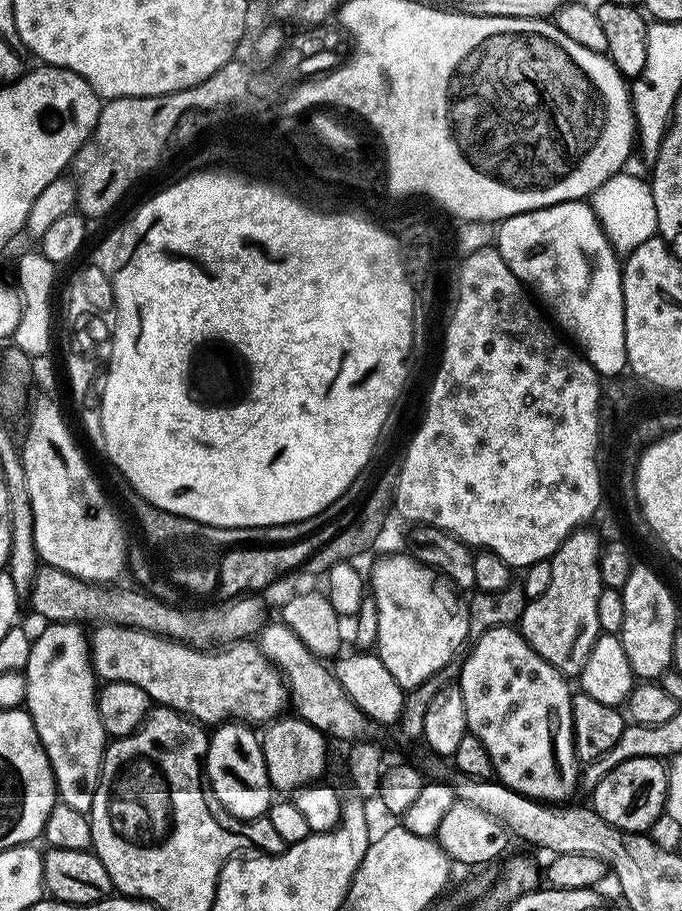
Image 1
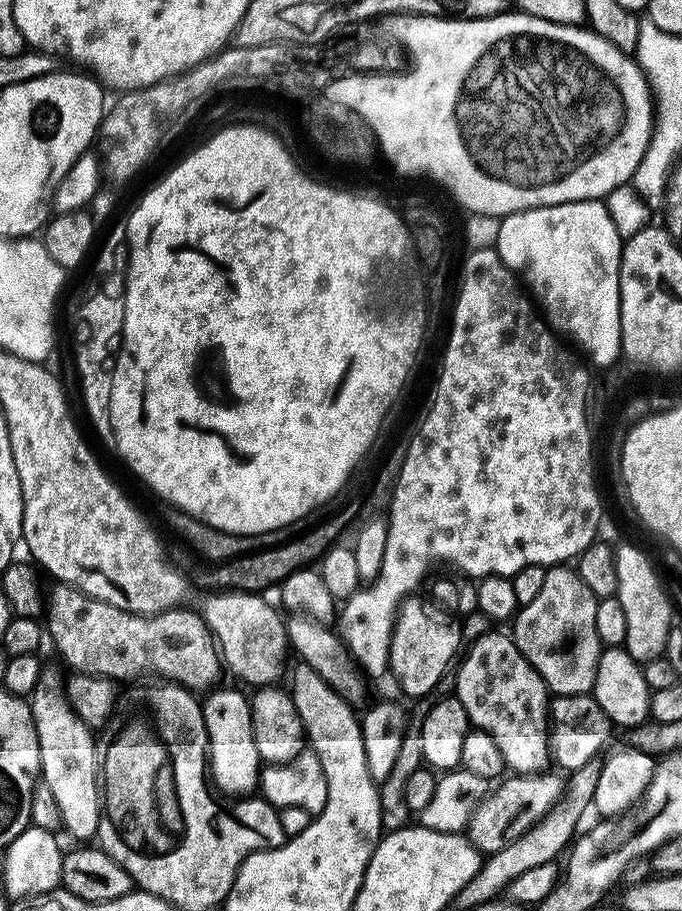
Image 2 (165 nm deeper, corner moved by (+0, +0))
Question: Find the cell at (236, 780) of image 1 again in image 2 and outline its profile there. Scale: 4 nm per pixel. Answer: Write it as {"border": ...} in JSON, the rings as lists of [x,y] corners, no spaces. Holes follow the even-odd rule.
{"border":[[[220,688],[217,690],[217,692],[214,692],[215,690],[209,691],[207,695],[208,697],[203,697],[202,700],[202,707],[204,710],[204,725],[206,726],[206,730],[208,731],[208,755],[210,757],[210,776],[211,779],[215,780],[217,785],[225,793],[228,794],[248,794],[251,792],[248,792],[251,790],[251,788],[255,789],[258,784],[258,779],[261,774],[261,766],[262,761],[260,758],[260,755],[258,754],[258,750],[256,749],[256,743],[254,742],[254,734],[252,733],[252,706],[249,700],[249,697],[247,695],[243,696],[242,693],[239,692],[236,688]]]}

